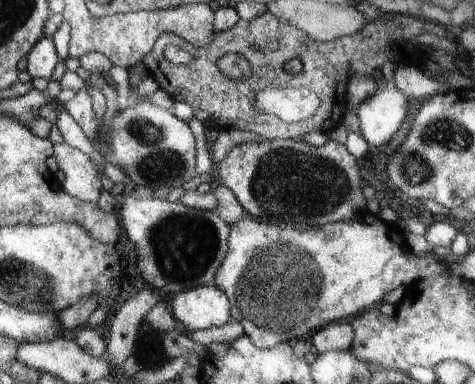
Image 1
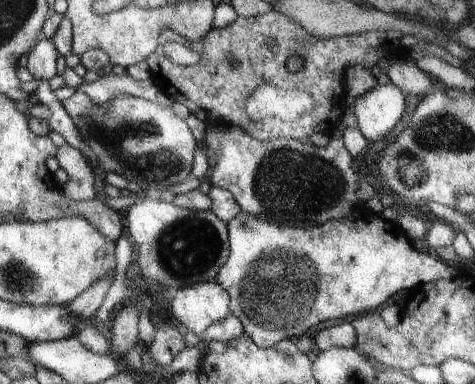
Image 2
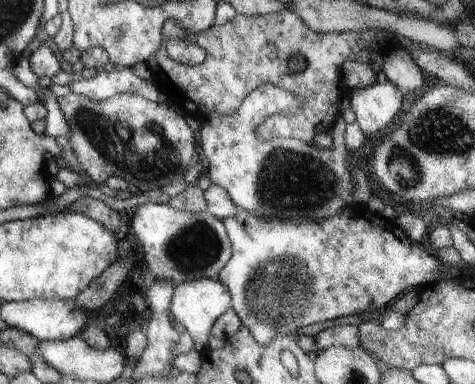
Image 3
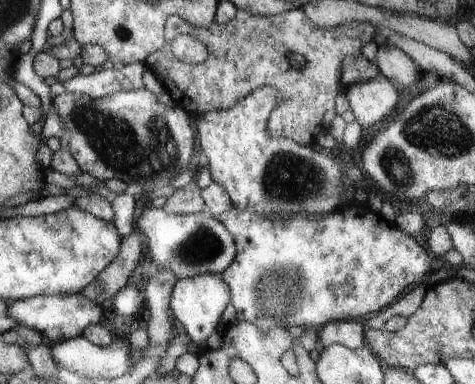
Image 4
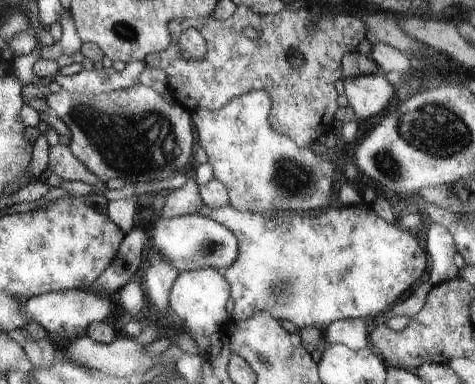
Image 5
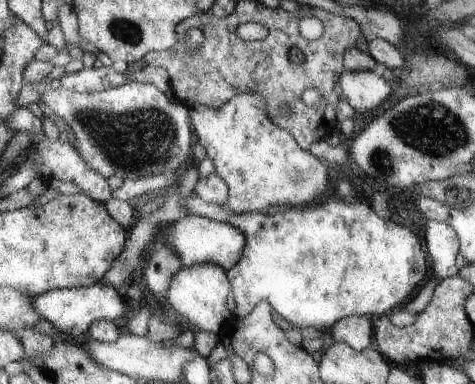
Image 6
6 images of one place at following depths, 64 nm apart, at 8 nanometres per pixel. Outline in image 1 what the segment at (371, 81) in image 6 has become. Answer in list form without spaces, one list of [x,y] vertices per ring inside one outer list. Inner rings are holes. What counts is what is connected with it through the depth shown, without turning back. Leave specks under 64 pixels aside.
[[[381,88],[357,106],[359,132],[367,144],[387,142],[407,114],[407,96],[397,88]]]

